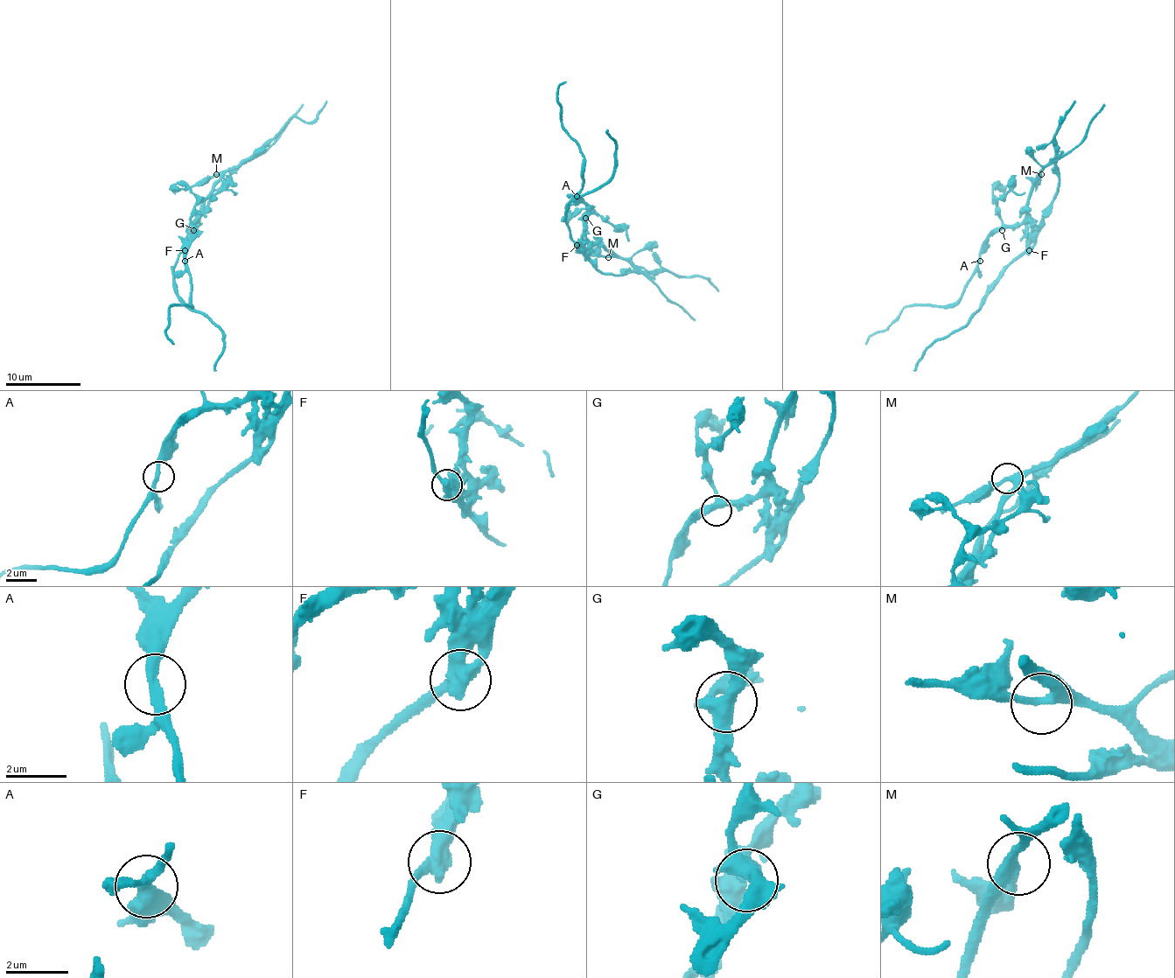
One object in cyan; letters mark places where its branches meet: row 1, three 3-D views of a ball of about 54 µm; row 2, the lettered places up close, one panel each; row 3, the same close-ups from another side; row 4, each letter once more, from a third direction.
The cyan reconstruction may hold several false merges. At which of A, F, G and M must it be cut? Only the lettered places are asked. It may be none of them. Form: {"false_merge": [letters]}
{"false_merge": ["F"]}

